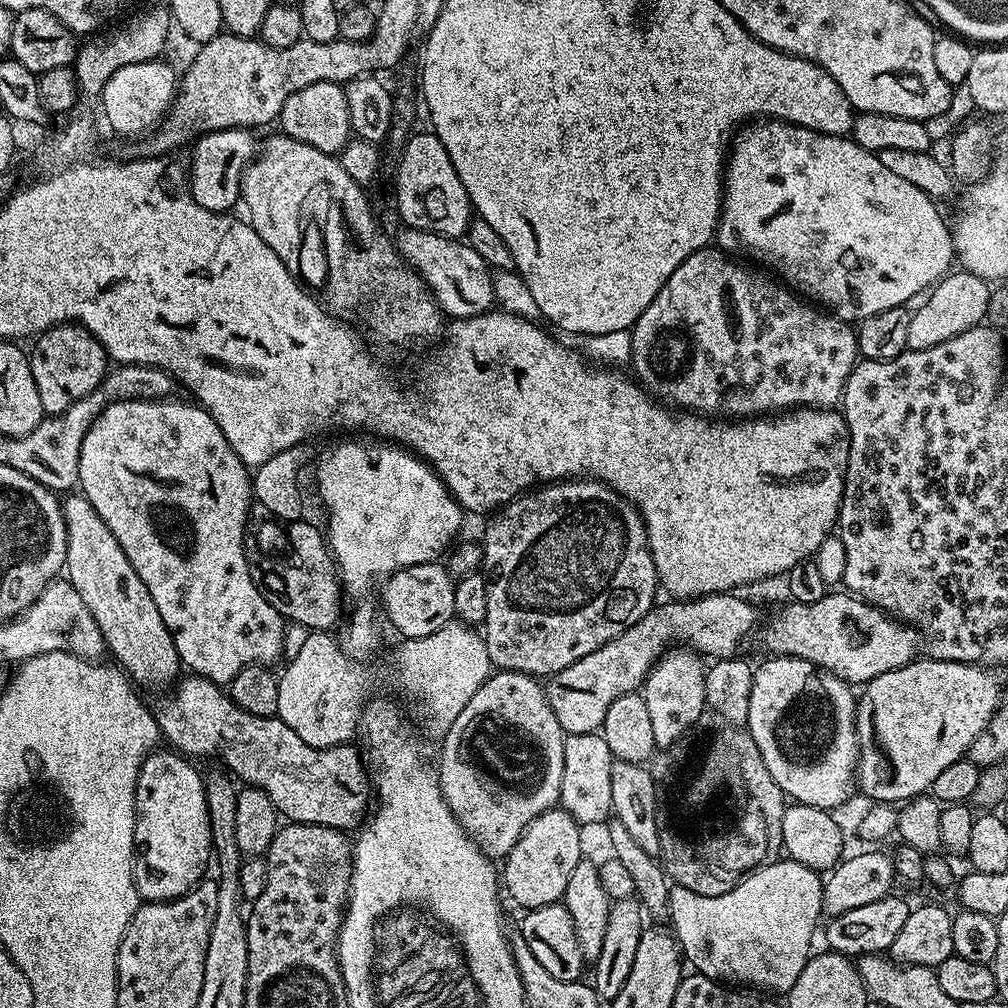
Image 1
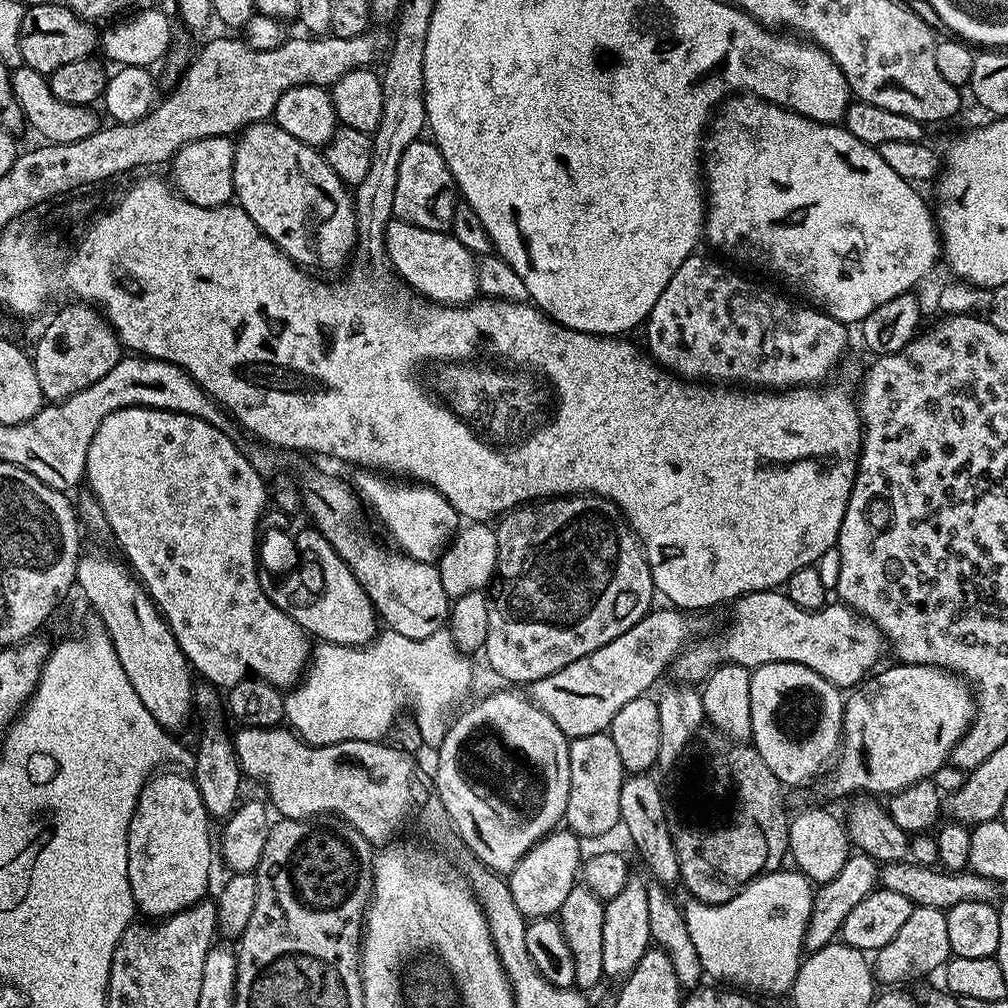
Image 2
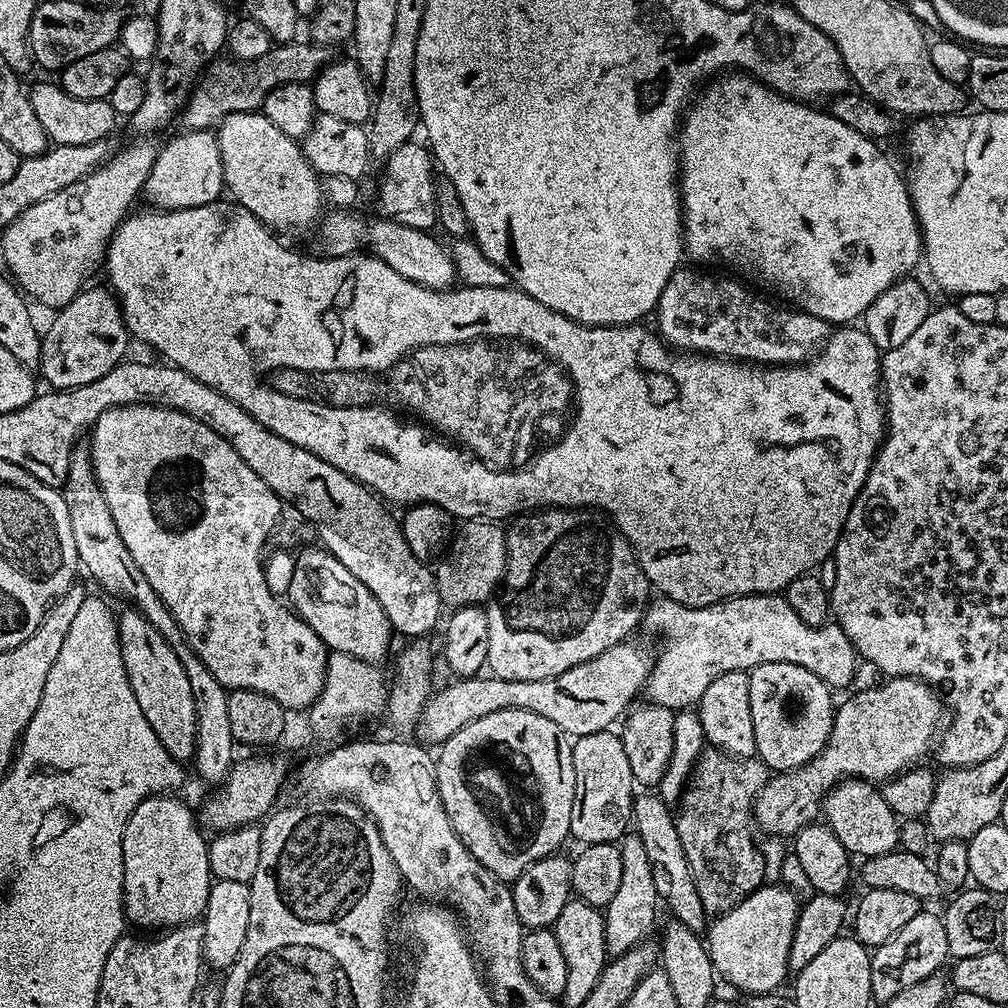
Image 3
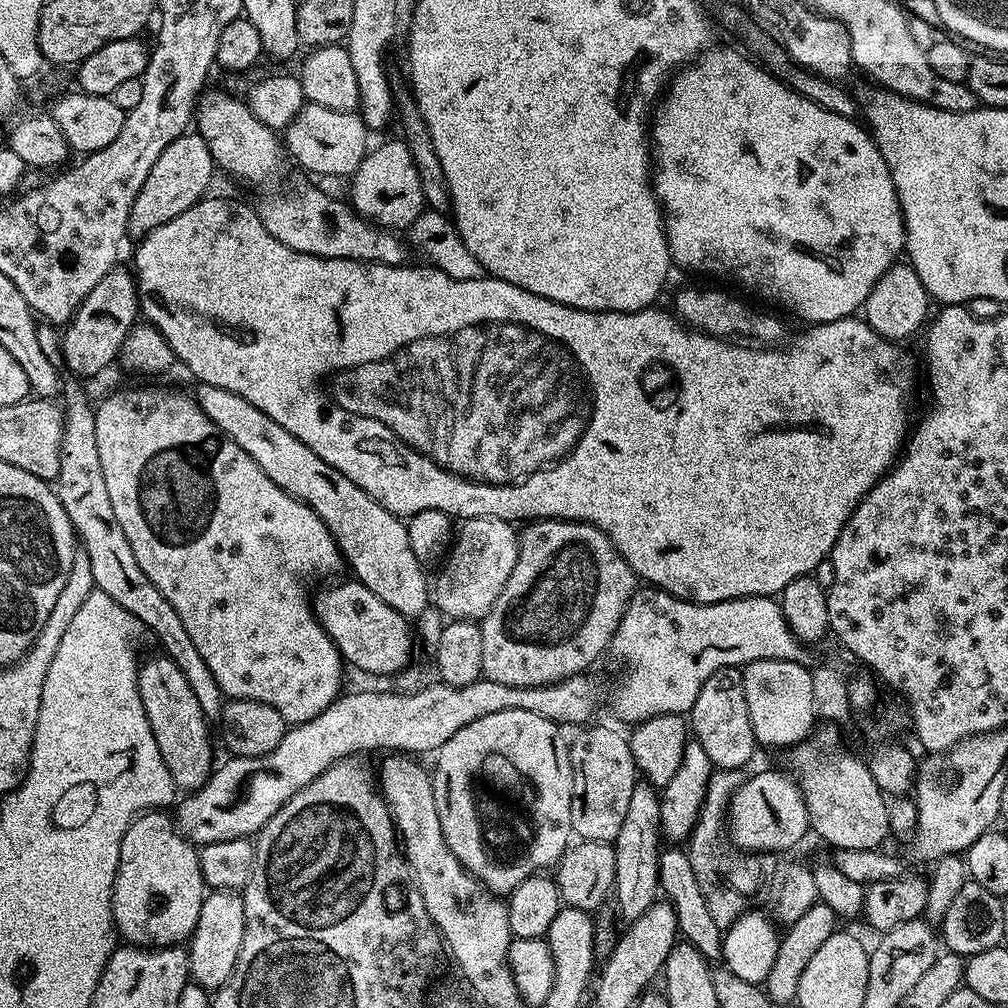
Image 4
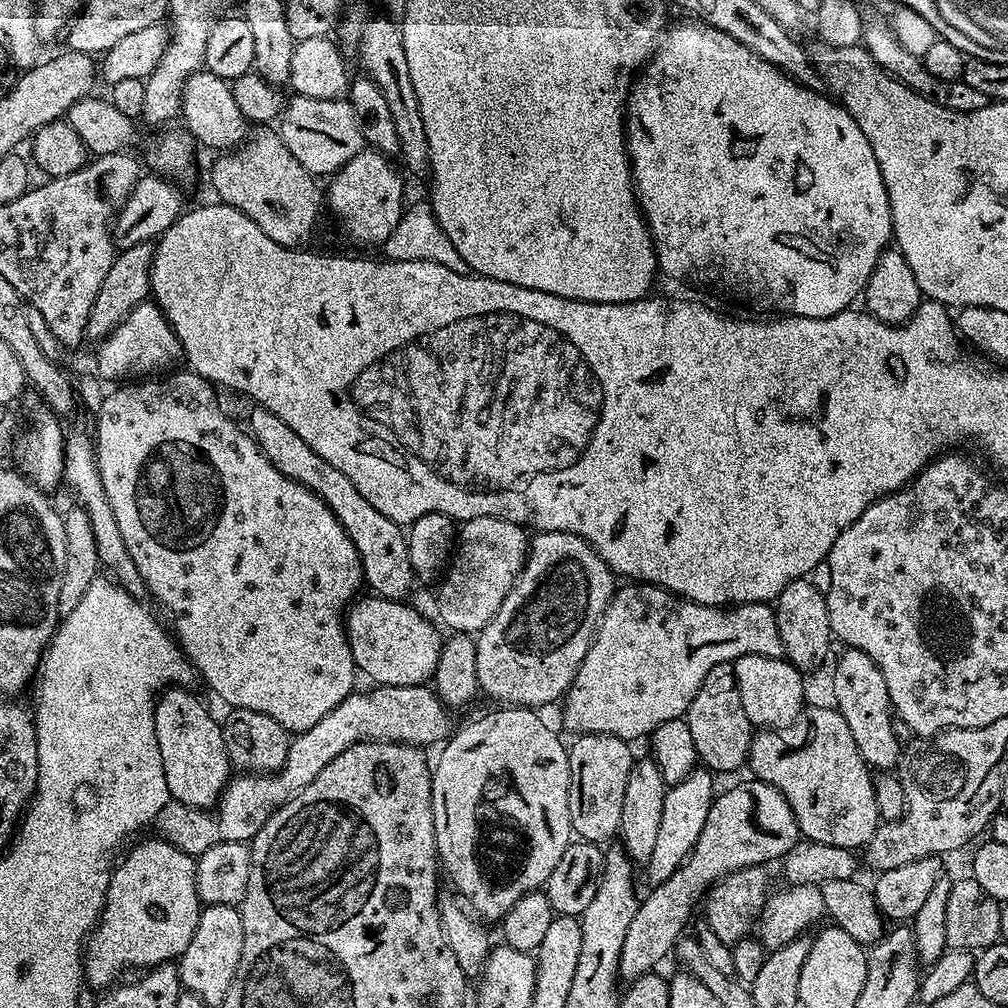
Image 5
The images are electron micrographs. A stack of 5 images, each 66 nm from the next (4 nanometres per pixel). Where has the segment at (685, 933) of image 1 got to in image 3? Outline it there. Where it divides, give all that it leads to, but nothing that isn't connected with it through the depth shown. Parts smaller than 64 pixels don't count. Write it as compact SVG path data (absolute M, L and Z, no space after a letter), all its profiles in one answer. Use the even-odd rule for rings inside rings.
M767 884L748 895L738 906L715 917L706 932L706 945L717 975L744 994L777 991L789 975L790 943L799 905L797 895L789 888Z

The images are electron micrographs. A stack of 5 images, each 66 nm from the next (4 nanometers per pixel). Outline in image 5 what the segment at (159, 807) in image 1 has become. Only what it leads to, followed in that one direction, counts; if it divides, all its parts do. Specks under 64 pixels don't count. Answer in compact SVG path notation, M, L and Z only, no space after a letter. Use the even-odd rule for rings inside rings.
M155 839L144 840L141 844L134 845L129 850L128 857L111 869L112 877L106 890L104 911L100 914L94 939L90 944L90 948L100 955L100 964L108 976L114 975L116 968L122 967L123 964L155 966L175 961L184 953L186 946L190 946L190 938L194 938L194 930L198 926L198 918L202 911L196 893L195 859L178 850L168 840Z

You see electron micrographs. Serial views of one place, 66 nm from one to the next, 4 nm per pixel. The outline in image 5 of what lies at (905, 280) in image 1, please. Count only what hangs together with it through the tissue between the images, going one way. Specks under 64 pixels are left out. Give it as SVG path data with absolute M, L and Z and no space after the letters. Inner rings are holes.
M703 22L688 23L692 24L667 29L654 59L647 65L648 81L640 89L635 89L626 116L627 131L640 132L640 157L631 161L634 187L640 211L648 221L648 231L652 234L659 271L676 280L689 280L692 284L713 288L744 304L769 308L772 314L830 318L839 312L849 311L855 305L852 303L861 299L878 258L892 240L890 198L886 194L886 182L882 182L882 170L878 170L878 158L874 158L874 150L870 150L866 134L858 130L858 122L854 122L843 104L831 95L815 92L794 82L770 62L758 58L754 50L742 46L738 38L730 38L730 34L722 34L722 30Z

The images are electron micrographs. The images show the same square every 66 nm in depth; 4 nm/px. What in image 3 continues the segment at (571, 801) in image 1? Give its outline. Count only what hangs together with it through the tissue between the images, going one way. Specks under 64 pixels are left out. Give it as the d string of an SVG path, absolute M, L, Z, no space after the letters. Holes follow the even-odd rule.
M615 731L595 732L577 736L572 740L572 761L574 762L574 806L570 810L570 836L581 845L610 844L619 841L629 831L634 799L634 781L630 761L626 759L626 749L622 747Z

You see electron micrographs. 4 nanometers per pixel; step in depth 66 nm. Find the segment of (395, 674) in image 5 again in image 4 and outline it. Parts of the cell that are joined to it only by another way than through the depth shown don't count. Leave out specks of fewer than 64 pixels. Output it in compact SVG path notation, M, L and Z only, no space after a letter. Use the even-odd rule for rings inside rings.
M348 578L345 584L336 584L329 592L320 592L314 596L314 611L322 627L339 649L341 657L360 672L369 672L372 676L392 676L403 673L412 660L412 628L409 617L403 616L382 598L374 594L355 578Z

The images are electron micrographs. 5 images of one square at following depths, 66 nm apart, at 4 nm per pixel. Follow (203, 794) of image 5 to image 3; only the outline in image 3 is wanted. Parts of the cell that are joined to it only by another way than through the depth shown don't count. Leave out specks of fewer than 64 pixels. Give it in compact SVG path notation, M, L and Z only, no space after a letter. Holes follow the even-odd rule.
M139 610L131 611L121 611L116 626L130 690L134 690L134 698L138 698L142 714L146 714L146 722L150 722L150 730L158 734L158 742L166 746L174 759L191 761L196 755L196 715L186 670L182 670L182 662L178 662L178 654L174 654L170 642L150 626Z

